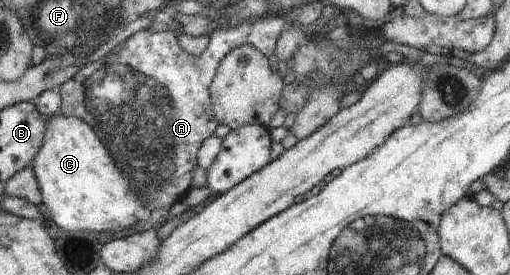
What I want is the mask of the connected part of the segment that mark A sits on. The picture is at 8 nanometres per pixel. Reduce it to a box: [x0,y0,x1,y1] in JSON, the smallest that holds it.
[58,16,295,213]

